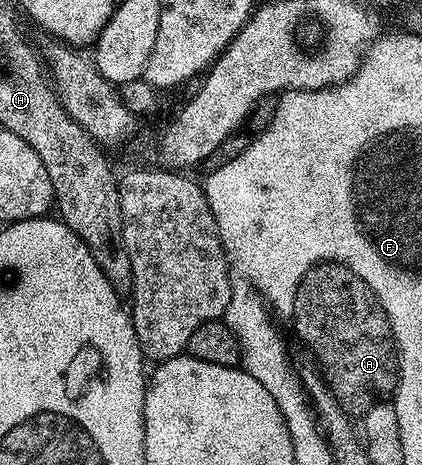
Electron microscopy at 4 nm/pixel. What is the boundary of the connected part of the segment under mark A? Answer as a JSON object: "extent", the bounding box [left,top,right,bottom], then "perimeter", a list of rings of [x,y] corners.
{"extent":[292,262,399,414],"perimeter":[[[322,262],[306,267],[305,276],[293,293],[292,316],[298,338],[309,347],[329,393],[337,399],[337,404],[344,412],[364,414],[372,404],[392,397],[397,391],[399,357],[391,322],[367,282],[363,282],[363,278],[359,278],[345,264]]]}

